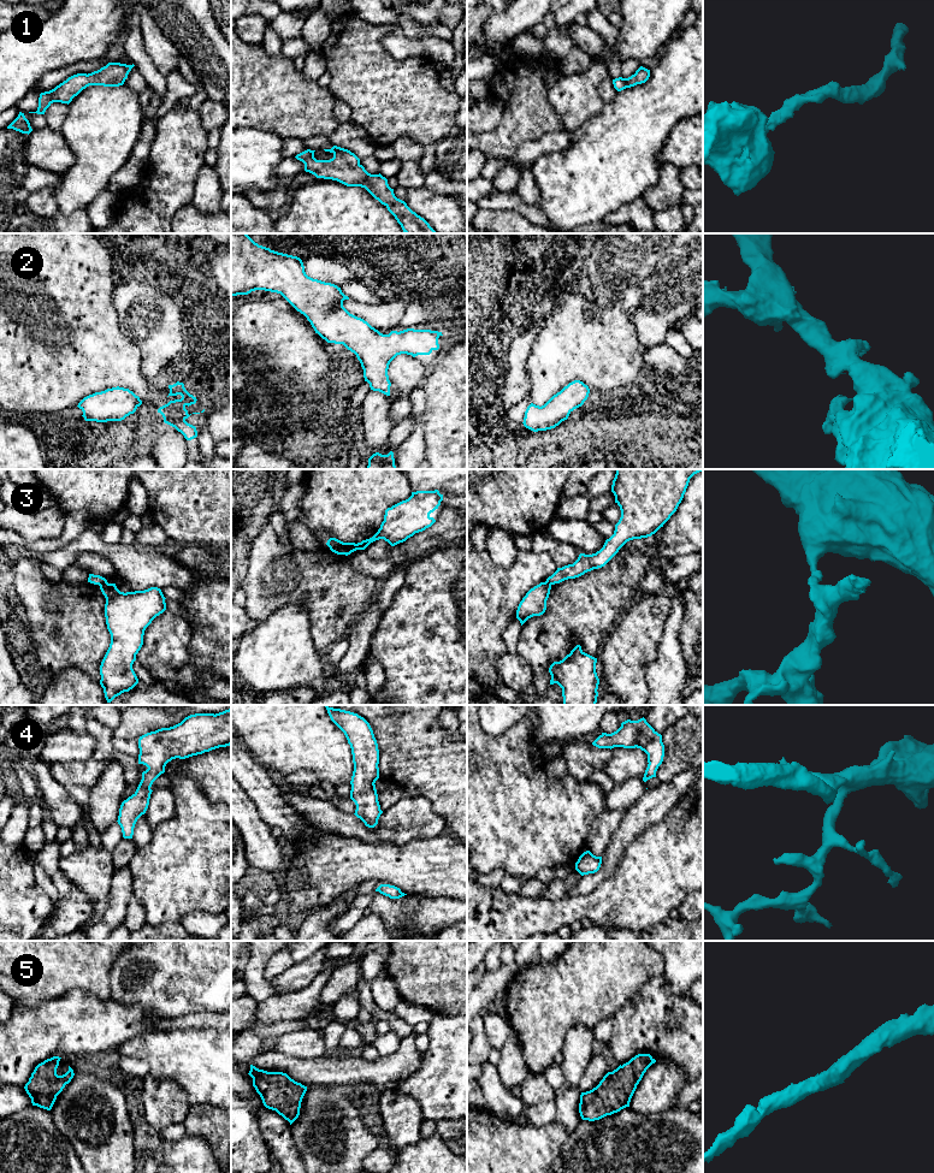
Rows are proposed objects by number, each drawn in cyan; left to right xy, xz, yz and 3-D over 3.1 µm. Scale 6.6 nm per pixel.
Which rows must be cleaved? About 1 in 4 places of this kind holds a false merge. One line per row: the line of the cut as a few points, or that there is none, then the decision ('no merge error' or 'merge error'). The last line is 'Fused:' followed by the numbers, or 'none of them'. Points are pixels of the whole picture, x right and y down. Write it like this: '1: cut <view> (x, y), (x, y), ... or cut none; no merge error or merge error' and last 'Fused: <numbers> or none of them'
1: cut none; no merge error
2: cut none; no merge error
3: cut xy (107, 582), (99, 585); merge error
4: cut none; no merge error
5: cut none; no merge error
Fused: 3

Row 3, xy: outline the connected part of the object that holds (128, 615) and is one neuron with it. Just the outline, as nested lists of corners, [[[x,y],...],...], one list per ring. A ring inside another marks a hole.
[[[116,583],[99,586],[106,598],[105,617],[107,629],[111,634],[110,647],[100,665],[100,685],[104,688],[107,703],[111,703],[116,697],[129,692],[138,683],[132,664],[143,645],[146,628],[156,616],[166,610],[166,598],[158,587],[124,593],[117,588]]]

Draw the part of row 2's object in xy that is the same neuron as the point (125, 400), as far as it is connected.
[[[112,387],[84,397],[78,408],[85,421],[107,422],[122,421],[142,404],[132,391],[124,387]]]

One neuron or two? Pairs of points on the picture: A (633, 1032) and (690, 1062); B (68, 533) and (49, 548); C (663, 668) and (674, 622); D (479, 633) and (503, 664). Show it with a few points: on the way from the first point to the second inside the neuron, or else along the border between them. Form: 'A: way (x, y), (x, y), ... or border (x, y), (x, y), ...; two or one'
A: way (648, 1035), (662, 1035), (675, 1048); one
B: way (63, 538), (54, 544); one
C: way (669, 657), (672, 633); one
D: border (507, 651), (496, 661), (496, 671), (503, 681); two

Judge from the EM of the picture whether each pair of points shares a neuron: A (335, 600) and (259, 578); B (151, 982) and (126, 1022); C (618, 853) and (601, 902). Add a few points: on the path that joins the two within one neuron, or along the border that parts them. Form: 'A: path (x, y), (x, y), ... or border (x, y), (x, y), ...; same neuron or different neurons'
A: path (315, 593), (300, 578), (278, 578); same neuron
B: border (112, 996), (122, 1003), (142, 1005), (164, 1015); different neurons
C: border (626, 852), (616, 870), (587, 893); different neurons

